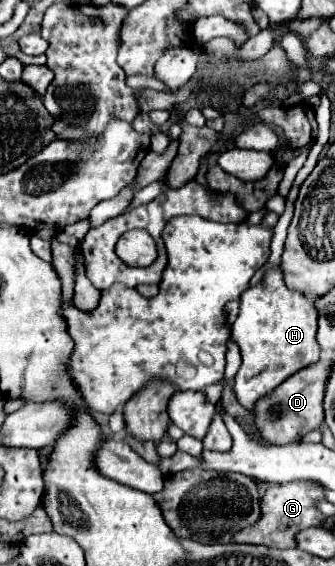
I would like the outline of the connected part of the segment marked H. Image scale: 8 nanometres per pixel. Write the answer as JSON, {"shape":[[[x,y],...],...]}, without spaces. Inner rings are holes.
{"shape":[[[279,266],[269,268],[257,286],[249,286],[241,294],[241,310],[231,326],[231,338],[241,350],[243,364],[235,374],[233,390],[239,404],[253,410],[255,402],[277,388],[291,374],[319,362],[317,334],[317,308],[303,292],[289,290],[283,282]]]}

